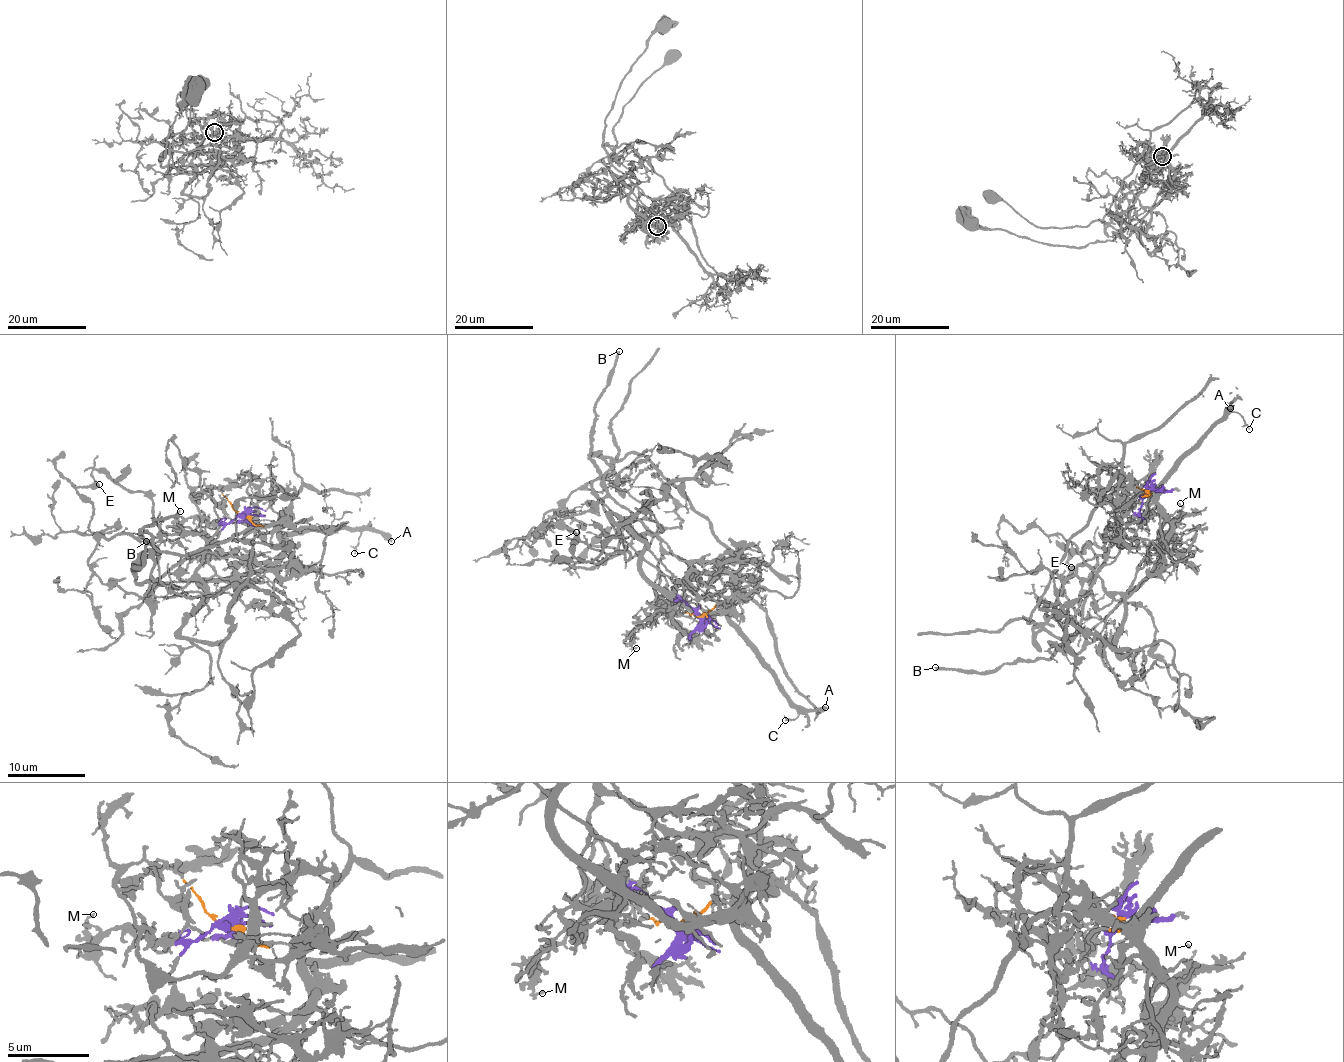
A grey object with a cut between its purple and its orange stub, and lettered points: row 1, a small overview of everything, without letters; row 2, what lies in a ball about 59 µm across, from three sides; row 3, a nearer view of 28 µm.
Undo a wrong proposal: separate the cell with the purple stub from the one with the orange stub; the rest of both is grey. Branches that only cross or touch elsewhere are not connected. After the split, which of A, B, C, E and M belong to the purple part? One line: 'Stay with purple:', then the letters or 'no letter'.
Stay with purple: B, E, M

